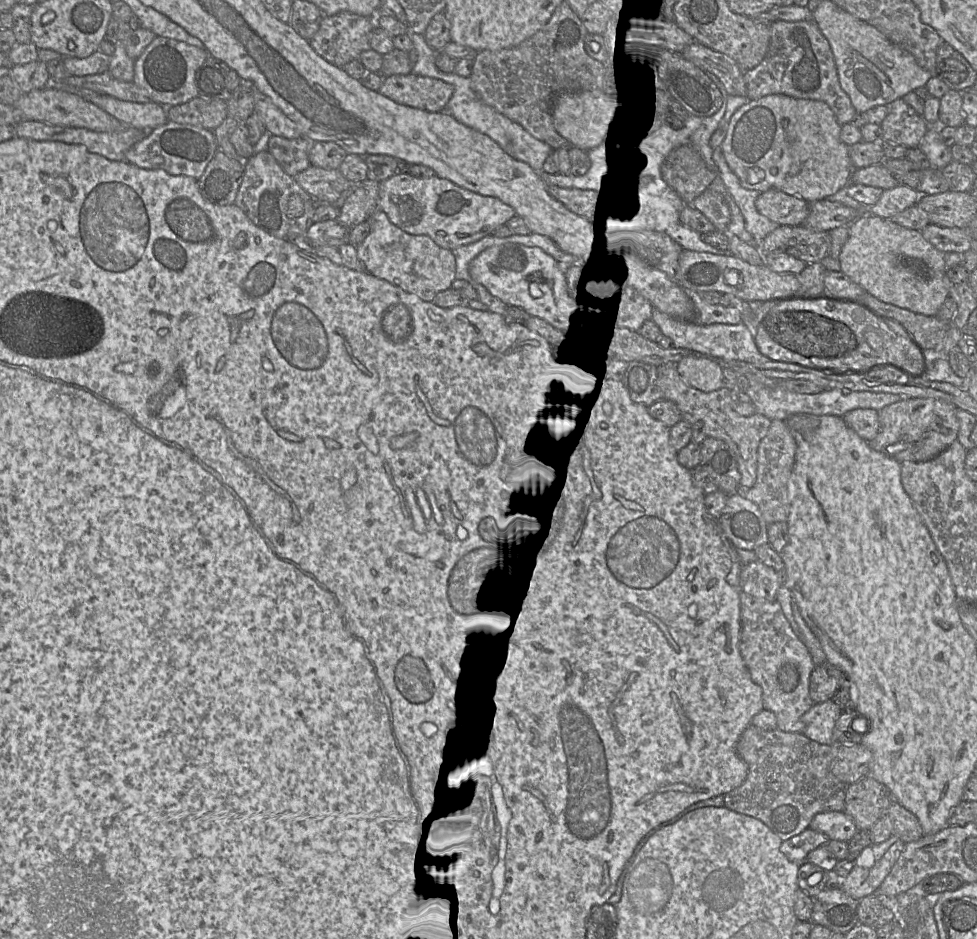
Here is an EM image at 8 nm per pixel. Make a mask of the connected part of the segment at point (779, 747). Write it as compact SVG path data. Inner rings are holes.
M749 725L737 741L736 753L747 764L748 773L740 786L724 794L724 806L762 821L782 841L809 828L813 817L818 813L844 812L848 785L839 781L830 771L834 744L818 743L802 733L784 732L779 729L766 731Z

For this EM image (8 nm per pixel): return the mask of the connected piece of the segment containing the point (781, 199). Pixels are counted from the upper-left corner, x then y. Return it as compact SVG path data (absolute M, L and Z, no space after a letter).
M777 189L761 192L755 200L757 211L779 225L799 226L809 215L810 203Z

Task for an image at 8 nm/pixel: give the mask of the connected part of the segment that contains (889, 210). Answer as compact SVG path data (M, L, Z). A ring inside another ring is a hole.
M898 184L894 188L883 190L877 203L869 208L869 213L883 219L891 219L915 205L919 197L917 190Z

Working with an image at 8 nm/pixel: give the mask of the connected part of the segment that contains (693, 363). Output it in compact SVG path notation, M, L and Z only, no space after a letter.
M691 353L676 363L682 381L703 392L713 392L722 387L722 367L703 354Z

